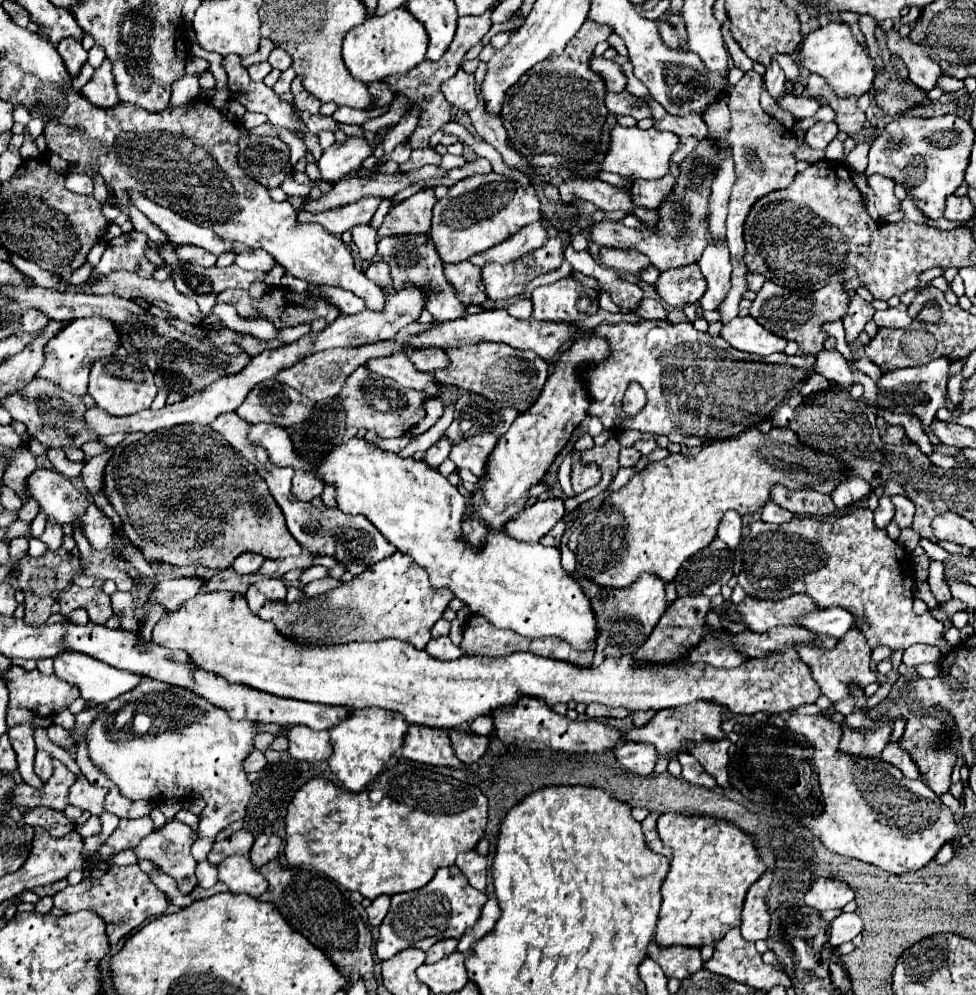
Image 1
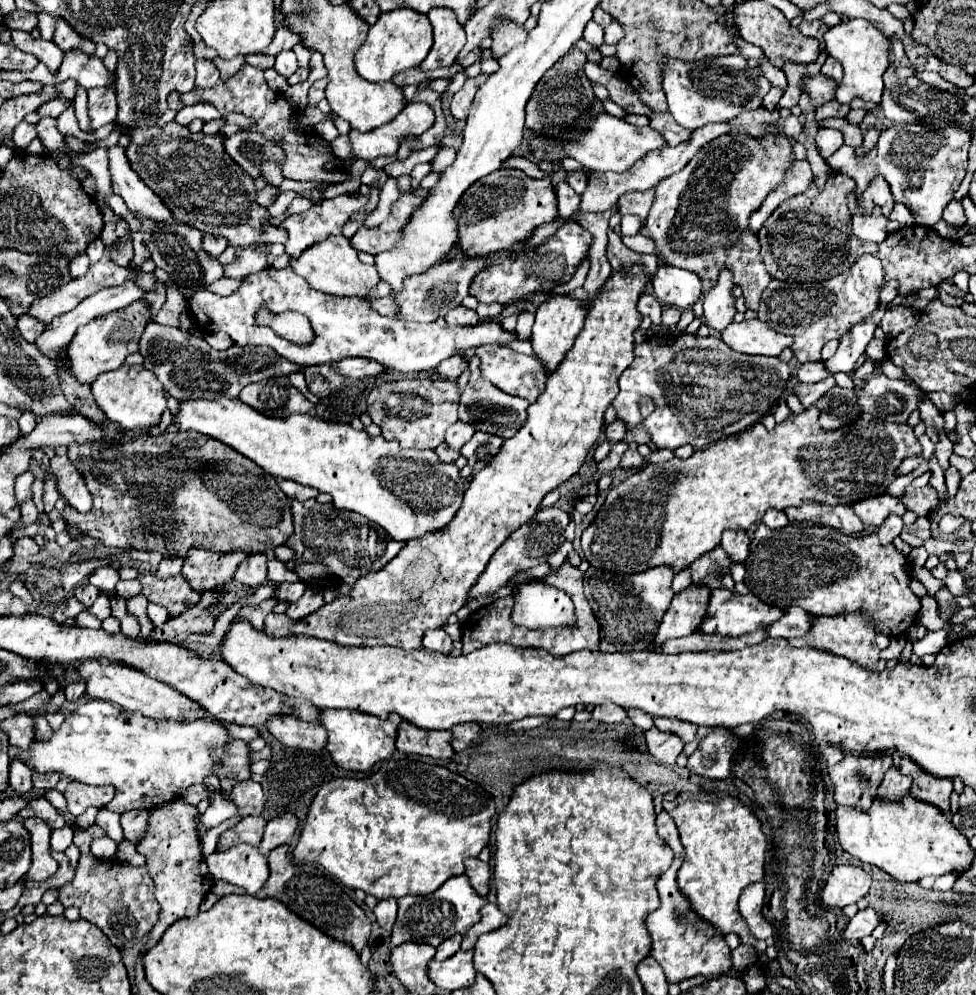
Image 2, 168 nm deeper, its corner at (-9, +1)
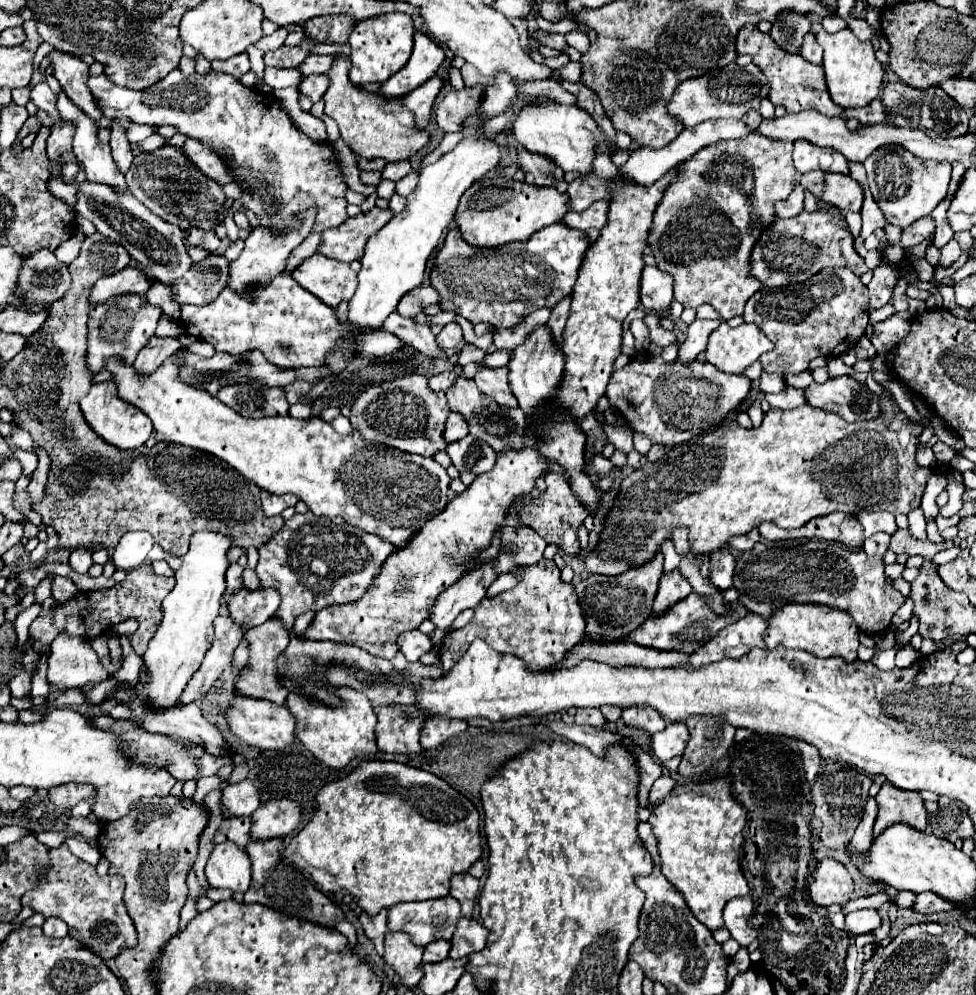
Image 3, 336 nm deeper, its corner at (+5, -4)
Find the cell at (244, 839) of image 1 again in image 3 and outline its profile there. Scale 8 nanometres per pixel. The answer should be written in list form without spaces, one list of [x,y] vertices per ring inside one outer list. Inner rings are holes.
[[[241,816],[241,818],[227,818],[219,824],[213,842],[221,844],[225,840],[235,842],[237,846],[247,846],[251,840],[251,818],[249,816]]]

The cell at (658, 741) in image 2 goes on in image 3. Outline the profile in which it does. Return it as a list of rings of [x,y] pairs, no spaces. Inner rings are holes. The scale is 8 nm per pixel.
[[[673,722],[669,724],[663,732],[653,734],[651,740],[651,754],[659,762],[667,762],[673,756],[681,756],[685,746],[689,742],[689,730],[683,722]]]

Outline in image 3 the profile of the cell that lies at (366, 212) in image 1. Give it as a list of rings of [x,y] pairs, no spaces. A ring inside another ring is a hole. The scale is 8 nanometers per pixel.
[[[305,214],[305,222],[303,222],[301,230],[281,234],[281,238],[277,238],[277,234],[269,234],[269,230],[255,228],[255,230],[251,232],[251,236],[245,240],[245,252],[241,252],[237,260],[229,262],[229,282],[227,282],[227,288],[231,288],[235,294],[247,296],[247,292],[249,292],[253,286],[269,286],[269,282],[271,282],[277,274],[283,272],[285,260],[287,260],[287,256],[291,254],[291,250],[293,250],[295,246],[299,246],[299,244],[309,236],[311,228],[313,228],[313,214]]]

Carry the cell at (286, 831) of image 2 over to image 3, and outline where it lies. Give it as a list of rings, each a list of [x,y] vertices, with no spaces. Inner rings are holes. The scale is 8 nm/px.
[[[289,798],[263,802],[251,814],[251,838],[267,840],[267,838],[283,838],[293,832],[303,820],[303,806]]]

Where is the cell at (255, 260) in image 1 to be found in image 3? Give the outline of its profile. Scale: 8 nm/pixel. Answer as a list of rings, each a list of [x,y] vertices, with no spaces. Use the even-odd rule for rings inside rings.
[[[209,254],[203,262],[193,264],[177,282],[171,284],[173,300],[179,304],[213,302],[229,278],[229,262],[219,254]]]

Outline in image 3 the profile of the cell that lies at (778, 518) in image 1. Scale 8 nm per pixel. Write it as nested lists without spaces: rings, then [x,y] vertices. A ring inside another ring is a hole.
[[[755,528],[755,530],[749,532],[749,534],[729,538],[729,540],[727,540],[727,546],[735,548],[735,550],[739,550],[739,552],[747,552],[747,550],[751,550],[759,540],[761,540],[761,536],[759,536],[759,530]]]

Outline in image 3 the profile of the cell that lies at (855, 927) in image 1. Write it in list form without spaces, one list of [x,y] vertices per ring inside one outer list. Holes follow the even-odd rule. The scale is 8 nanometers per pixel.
[[[863,908],[863,910],[851,912],[845,916],[845,930],[855,934],[855,936],[873,932],[879,926],[881,926],[881,916],[875,908]]]

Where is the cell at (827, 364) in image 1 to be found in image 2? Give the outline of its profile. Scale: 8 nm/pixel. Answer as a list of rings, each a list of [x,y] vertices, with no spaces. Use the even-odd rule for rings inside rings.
[[[815,361],[815,363],[803,363],[801,369],[797,371],[797,379],[801,383],[815,383],[815,381],[823,381],[825,377],[829,377],[831,373],[823,371],[825,361]]]

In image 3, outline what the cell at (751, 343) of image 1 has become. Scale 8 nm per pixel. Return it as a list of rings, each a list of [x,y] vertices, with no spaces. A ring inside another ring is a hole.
[[[721,322],[709,336],[705,360],[721,372],[741,374],[769,350],[773,350],[773,342],[769,342],[757,324],[743,322],[741,326],[731,328],[727,322]]]

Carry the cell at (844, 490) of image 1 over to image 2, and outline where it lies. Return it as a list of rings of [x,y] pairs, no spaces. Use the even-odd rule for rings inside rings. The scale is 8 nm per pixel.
[[[889,493],[861,499],[861,501],[853,503],[851,509],[867,527],[879,527],[883,523],[883,519],[887,517],[887,513],[897,513],[897,515],[905,513],[905,505],[899,499],[891,497]]]

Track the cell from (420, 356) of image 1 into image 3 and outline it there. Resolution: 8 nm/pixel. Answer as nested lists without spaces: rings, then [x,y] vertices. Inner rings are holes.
[[[451,370],[451,372],[441,372],[441,374],[429,378],[429,386],[431,386],[431,390],[435,390],[435,392],[447,392],[447,390],[453,386],[455,378],[457,378],[457,372],[455,372],[455,370]]]

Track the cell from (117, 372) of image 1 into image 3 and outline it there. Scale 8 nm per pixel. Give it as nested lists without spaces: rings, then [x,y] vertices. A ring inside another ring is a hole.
[[[111,380],[93,384],[89,394],[81,400],[81,412],[89,426],[109,444],[121,448],[121,450],[135,450],[147,442],[147,438],[153,432],[153,424],[145,414],[141,414],[135,406],[129,406],[127,402],[121,402],[117,398],[117,386],[113,386]]]

